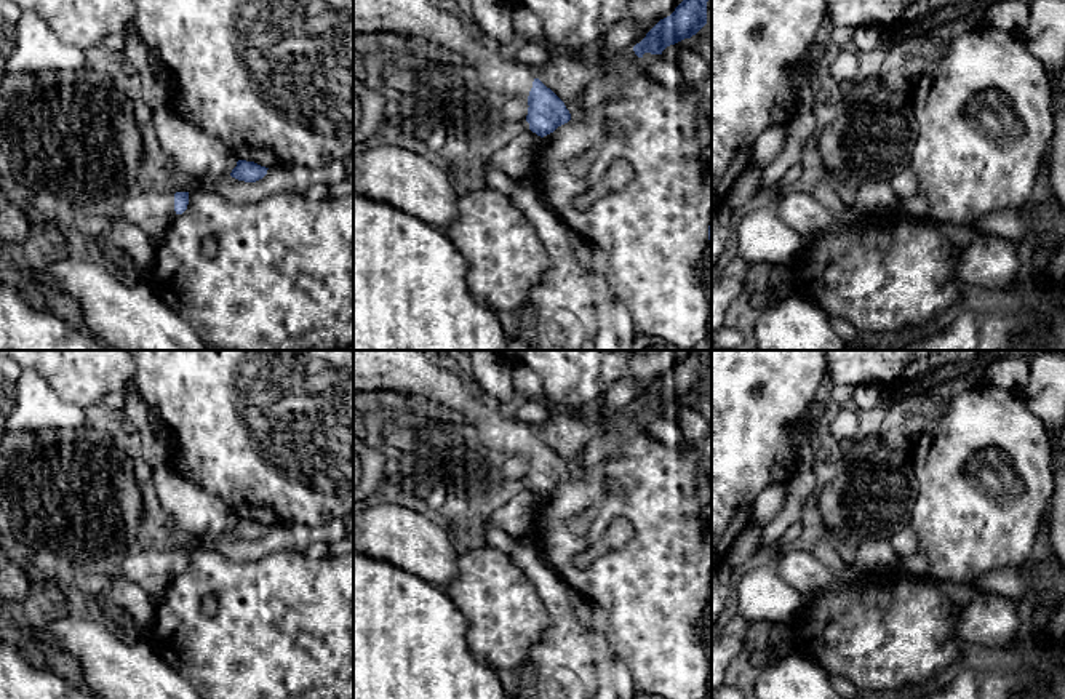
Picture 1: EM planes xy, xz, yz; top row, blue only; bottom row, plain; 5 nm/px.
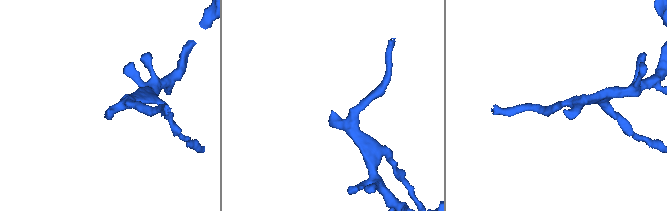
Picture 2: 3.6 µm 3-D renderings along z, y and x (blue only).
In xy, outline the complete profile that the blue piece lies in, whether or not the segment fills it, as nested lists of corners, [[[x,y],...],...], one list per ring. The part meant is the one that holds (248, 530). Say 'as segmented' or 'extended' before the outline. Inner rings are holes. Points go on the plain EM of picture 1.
as segmented; [[[238,518],[230,534],[245,541],[256,541],[267,533],[267,528],[254,520]]]

